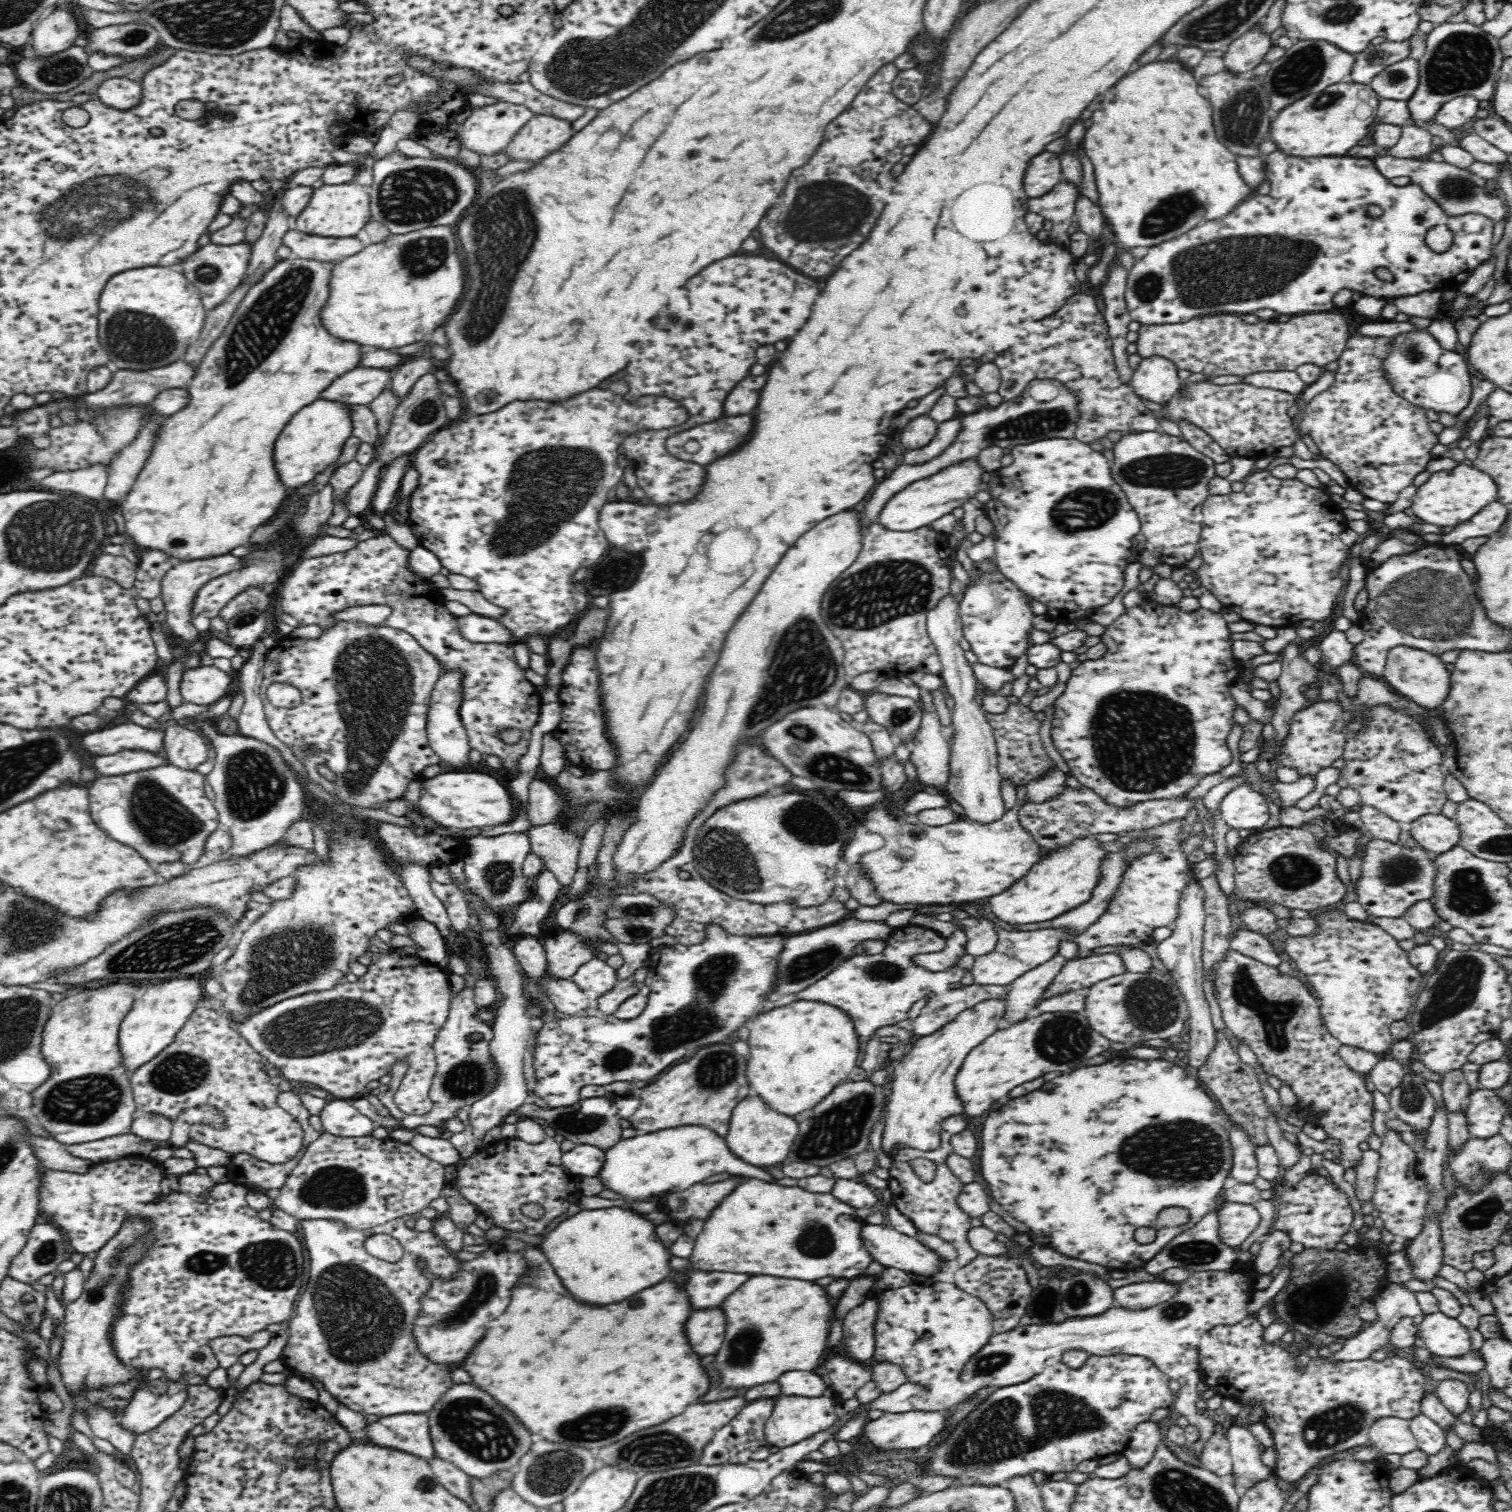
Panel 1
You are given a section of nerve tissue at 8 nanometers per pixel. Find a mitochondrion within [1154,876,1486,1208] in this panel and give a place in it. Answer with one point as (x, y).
(1273, 1013)

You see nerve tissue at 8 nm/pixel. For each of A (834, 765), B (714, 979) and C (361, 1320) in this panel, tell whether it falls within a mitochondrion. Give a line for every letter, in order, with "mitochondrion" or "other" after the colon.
A: mitochondrion
B: mitochondrion
C: mitochondrion

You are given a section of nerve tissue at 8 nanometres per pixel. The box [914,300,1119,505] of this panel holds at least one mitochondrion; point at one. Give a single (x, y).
(1030, 424)

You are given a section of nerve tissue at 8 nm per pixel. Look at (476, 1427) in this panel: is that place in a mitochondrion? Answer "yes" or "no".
yes

